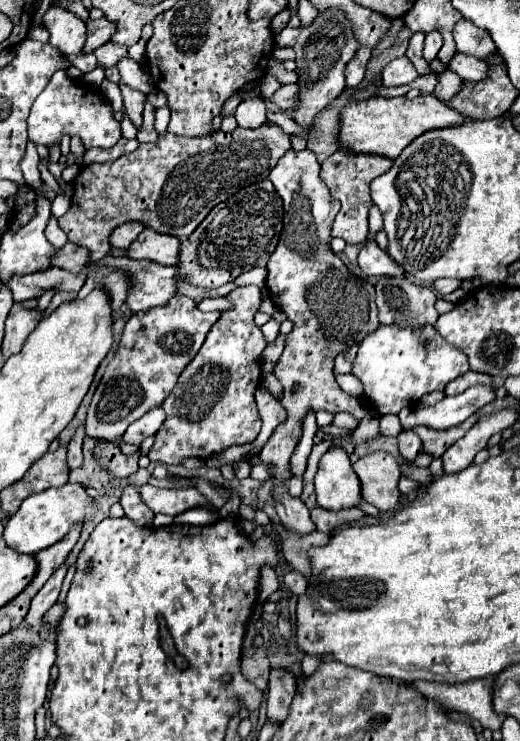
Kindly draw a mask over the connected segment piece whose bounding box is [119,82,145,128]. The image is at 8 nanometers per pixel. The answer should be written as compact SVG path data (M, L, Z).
M119 82L121 94L123 94L123 102L125 102L125 110L127 116L131 118L131 122L139 128L143 122L143 104L145 104L145 94L139 90L129 88L125 82Z

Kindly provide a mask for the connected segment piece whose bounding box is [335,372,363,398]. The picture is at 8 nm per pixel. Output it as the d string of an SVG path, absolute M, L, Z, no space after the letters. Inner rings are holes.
M335 372L335 380L337 380L337 384L347 392L347 394L351 394L351 396L363 396L363 388L361 388L361 382L353 376L353 374L337 374Z

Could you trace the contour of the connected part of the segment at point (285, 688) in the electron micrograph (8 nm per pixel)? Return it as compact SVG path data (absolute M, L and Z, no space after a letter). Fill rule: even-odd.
M271 670L269 676L269 698L267 698L267 720L279 724L285 720L289 704L295 696L295 678L287 670Z

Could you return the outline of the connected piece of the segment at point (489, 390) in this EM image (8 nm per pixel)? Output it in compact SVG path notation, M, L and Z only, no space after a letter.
M473 386L467 388L461 394L445 396L441 402L437 402L431 408L405 408L405 412L399 414L403 428L413 428L417 424L425 424L435 430L453 428L461 422L465 422L471 414L475 414L479 408L495 400L495 386Z

